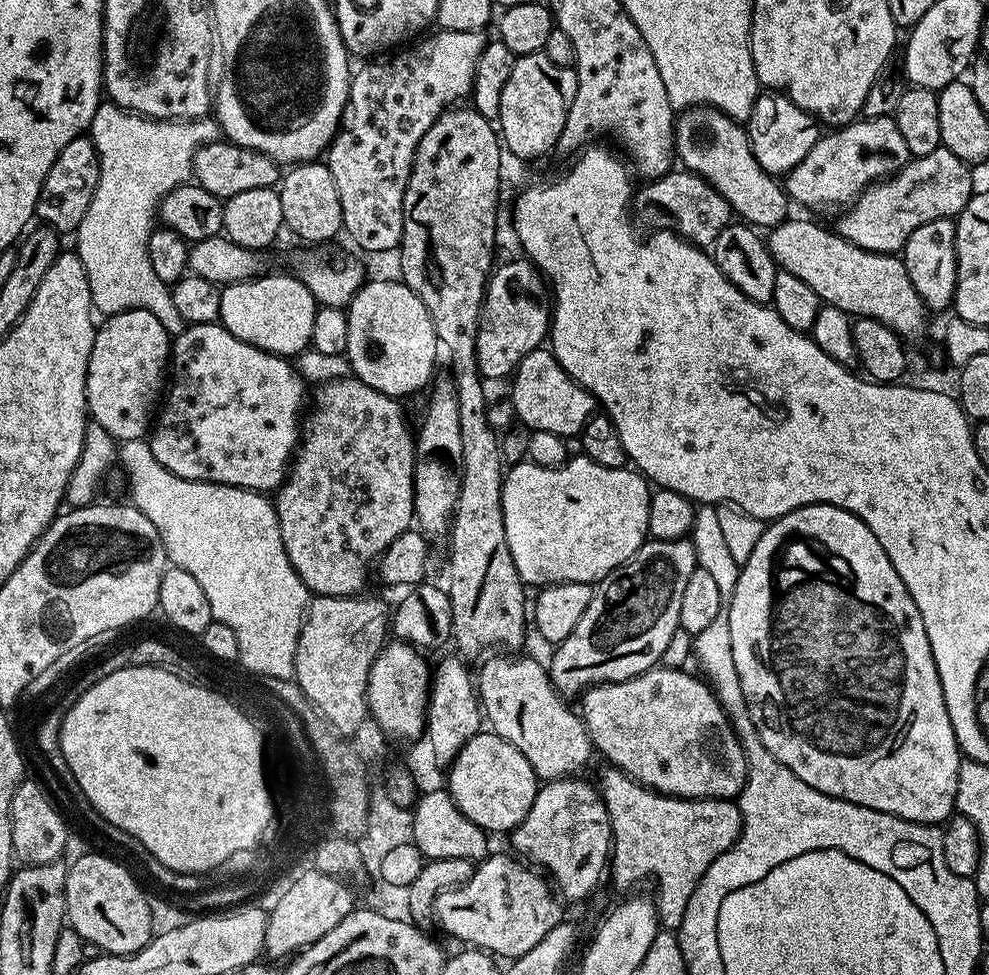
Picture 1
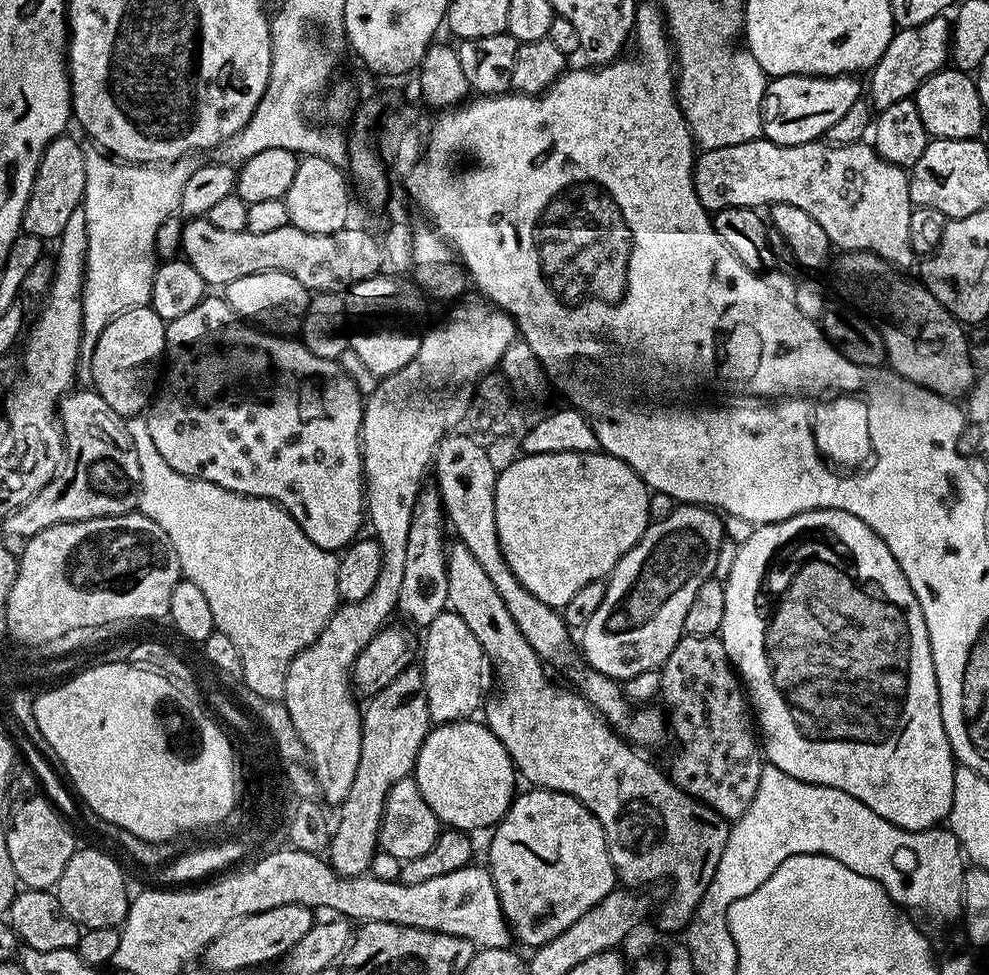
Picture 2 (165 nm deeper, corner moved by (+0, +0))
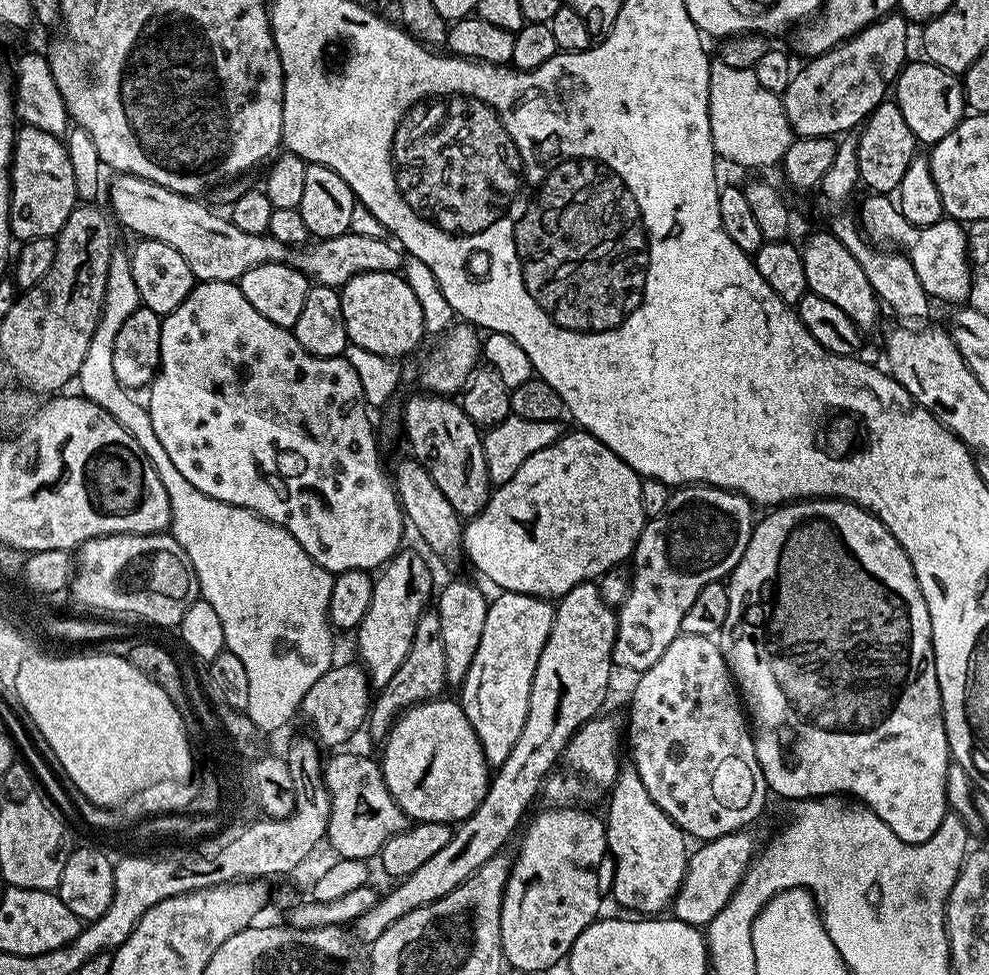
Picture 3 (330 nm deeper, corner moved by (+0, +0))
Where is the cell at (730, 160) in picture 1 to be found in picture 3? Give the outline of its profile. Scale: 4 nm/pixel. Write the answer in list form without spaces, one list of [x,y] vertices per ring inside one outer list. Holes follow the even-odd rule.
[[[832,231],[816,232],[802,244],[802,262],[806,266],[809,292],[818,294],[818,298],[826,298],[826,302],[834,302],[834,306],[843,310],[850,317],[850,322],[862,330],[868,330],[879,322],[882,305],[870,286],[870,278],[866,278],[862,266],[858,266],[858,258],[838,242]]]

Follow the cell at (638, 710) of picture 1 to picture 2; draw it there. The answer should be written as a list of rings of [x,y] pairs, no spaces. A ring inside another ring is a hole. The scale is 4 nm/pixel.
[[[463,432],[449,433],[440,440],[439,446],[436,448],[434,457],[434,476],[436,472],[436,488],[440,493],[445,508],[445,517],[456,532],[455,539],[466,546],[466,550],[470,550],[470,554],[474,554],[474,558],[482,565],[482,570],[486,570],[486,575],[490,577],[490,582],[494,582],[494,586],[498,590],[498,594],[502,597],[502,602],[506,602],[506,610],[510,610],[510,618],[514,618],[514,626],[518,626],[518,630],[522,630],[522,638],[526,638],[526,642],[530,642],[530,646],[534,650],[534,654],[544,661],[545,665],[561,668],[568,675],[567,683],[571,685],[575,691],[583,696],[596,712],[614,729],[627,743],[633,746],[639,746],[641,749],[652,748],[655,744],[660,744],[664,740],[664,724],[666,728],[666,716],[663,711],[660,712],[656,706],[636,706],[634,707],[631,700],[624,697],[624,689],[615,680],[611,680],[606,674],[602,674],[598,670],[594,670],[584,661],[583,655],[578,651],[577,645],[574,643],[573,633],[564,622],[563,615],[557,609],[546,606],[546,602],[542,602],[538,598],[534,598],[534,594],[530,594],[530,590],[526,590],[526,586],[522,586],[522,582],[518,582],[518,578],[514,574],[514,570],[510,570],[510,566],[504,557],[504,551],[500,545],[497,530],[496,516],[496,478],[498,470],[493,466],[491,458],[488,456],[489,451],[475,442],[474,438]]]

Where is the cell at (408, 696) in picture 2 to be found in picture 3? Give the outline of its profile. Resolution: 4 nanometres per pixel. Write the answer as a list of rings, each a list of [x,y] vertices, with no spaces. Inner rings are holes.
[[[426,610],[418,618],[418,626],[414,626],[414,642],[410,642],[410,654],[406,654],[406,662],[402,662],[402,666],[398,666],[398,671],[394,673],[394,678],[390,678],[390,682],[386,682],[386,686],[375,693],[366,721],[366,732],[369,732],[376,742],[383,741],[392,729],[396,717],[416,704],[437,699],[447,684],[442,618],[435,610]]]

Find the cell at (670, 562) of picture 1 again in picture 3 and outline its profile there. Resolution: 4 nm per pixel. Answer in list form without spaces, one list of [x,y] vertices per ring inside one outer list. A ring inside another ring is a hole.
[[[709,484],[680,486],[669,495],[666,510],[651,517],[645,523],[636,543],[632,585],[626,602],[620,605],[616,618],[616,641],[612,651],[612,662],[617,669],[629,668],[632,674],[639,674],[654,666],[666,646],[681,635],[682,617],[686,609],[698,598],[698,590],[707,584],[723,581],[738,566],[746,554],[746,546],[752,537],[751,512],[754,505],[742,494],[725,488],[715,488]]]

